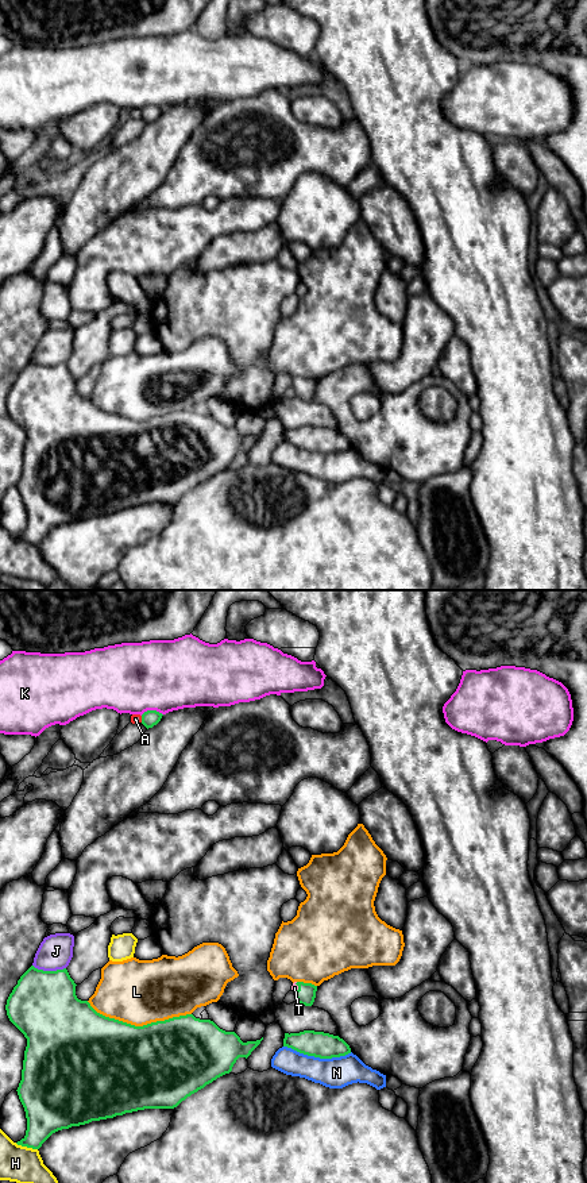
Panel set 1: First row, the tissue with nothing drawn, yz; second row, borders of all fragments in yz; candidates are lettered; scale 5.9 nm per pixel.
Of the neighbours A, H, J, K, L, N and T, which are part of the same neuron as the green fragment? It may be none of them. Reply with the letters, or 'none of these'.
T

